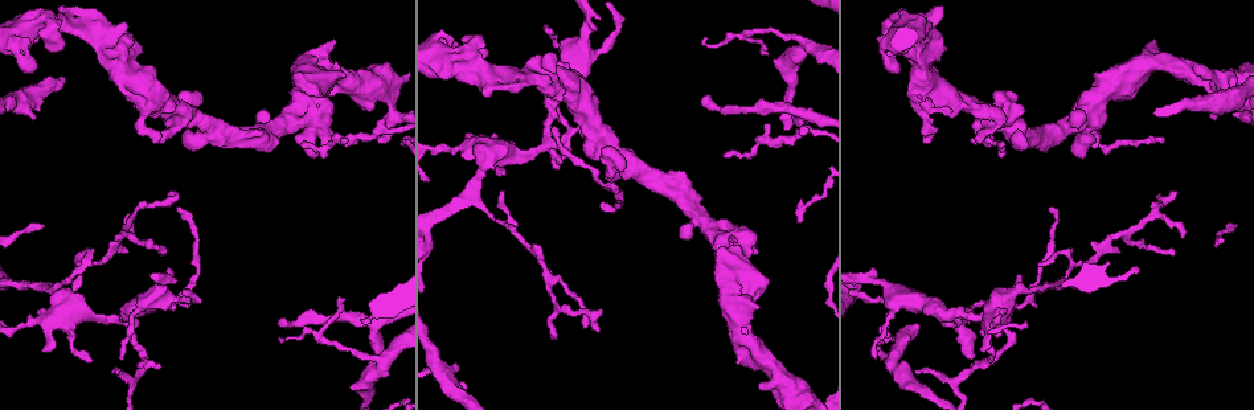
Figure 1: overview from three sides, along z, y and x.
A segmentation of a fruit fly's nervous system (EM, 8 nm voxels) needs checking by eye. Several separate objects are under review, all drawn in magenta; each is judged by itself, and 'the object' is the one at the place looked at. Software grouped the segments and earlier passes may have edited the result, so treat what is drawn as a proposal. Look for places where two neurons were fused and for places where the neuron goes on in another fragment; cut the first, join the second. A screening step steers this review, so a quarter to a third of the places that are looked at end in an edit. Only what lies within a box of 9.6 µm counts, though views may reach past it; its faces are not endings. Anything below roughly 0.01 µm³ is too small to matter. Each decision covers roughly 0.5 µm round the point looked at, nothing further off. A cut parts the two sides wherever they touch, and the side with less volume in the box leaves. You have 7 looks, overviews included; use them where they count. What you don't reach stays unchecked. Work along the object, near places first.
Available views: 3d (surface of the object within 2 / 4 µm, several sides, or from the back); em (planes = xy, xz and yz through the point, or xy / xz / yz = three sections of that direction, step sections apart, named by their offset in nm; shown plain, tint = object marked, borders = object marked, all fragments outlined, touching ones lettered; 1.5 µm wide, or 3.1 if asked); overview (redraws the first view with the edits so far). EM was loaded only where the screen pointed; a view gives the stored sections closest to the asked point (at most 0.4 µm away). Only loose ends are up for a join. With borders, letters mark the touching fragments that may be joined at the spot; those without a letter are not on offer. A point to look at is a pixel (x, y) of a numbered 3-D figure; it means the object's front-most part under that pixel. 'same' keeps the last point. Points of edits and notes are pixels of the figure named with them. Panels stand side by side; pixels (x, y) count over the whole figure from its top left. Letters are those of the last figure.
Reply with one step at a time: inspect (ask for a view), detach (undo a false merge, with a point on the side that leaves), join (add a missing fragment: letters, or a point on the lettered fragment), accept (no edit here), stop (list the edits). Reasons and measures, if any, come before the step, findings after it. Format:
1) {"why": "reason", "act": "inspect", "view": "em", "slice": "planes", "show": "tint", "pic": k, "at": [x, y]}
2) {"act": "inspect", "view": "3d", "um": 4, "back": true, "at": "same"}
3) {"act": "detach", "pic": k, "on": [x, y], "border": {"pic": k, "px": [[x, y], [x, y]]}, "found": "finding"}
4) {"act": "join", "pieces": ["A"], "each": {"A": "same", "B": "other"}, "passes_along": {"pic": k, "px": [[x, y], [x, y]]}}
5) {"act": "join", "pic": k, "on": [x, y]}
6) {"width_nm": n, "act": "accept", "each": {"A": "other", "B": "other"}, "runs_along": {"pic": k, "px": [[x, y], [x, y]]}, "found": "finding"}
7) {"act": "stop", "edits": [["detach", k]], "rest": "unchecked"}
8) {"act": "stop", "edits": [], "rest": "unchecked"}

{"why": "tapers out", "act": "inspect", "view": "3d", "um": 2, "pic": 1, "at": [705, 39]}

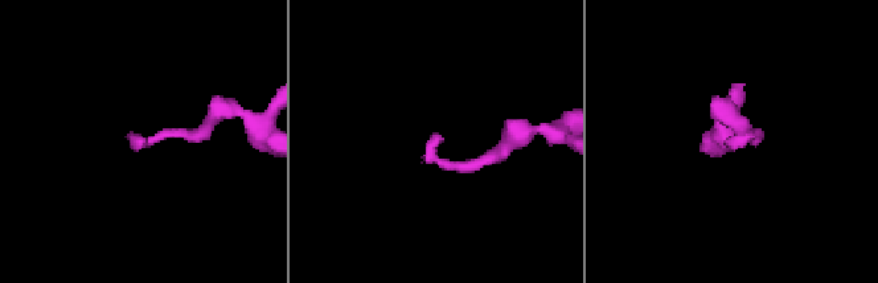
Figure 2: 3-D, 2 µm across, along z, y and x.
{"act": "inspect", "view": "em", "slice": "xy", "step": 8, "show": "borders", "pic": 2, "at": [730, 144]}

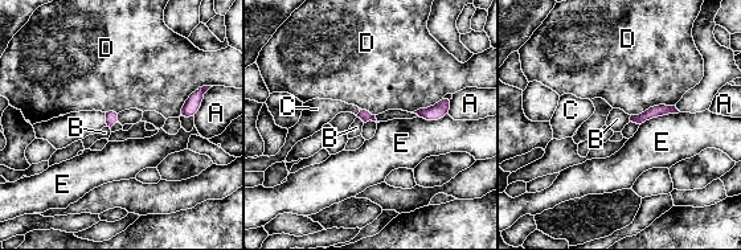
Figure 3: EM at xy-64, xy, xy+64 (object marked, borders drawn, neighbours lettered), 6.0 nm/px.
{"act": "join", "pieces": ["C"], "each": {"A": "other", "B": "other", "C": "same", "D": "other", "E": "other"}, "passes_along": {"pic": 3, "px": [[364, 115], [359, 113], [318, 113]]}, "found": "the neuron continues"}

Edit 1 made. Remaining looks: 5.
{"why": "sharp bend", "act": "inspect", "view": "3d", "um": 2, "pic": 1, "at": [716, 237]}

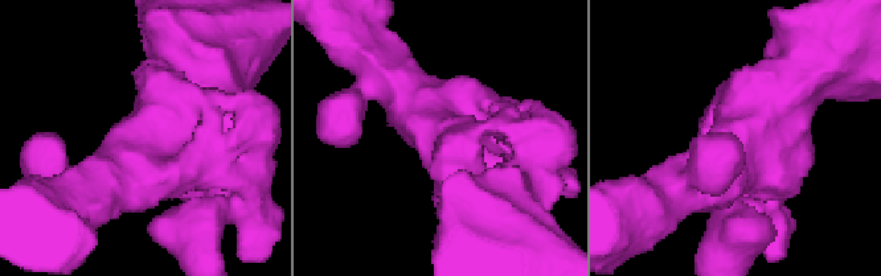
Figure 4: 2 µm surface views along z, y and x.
{"why": "now the EM", "act": "inspect", "view": "em", "slice": "planes", "show": "plain", "pic": 4, "at": [141, 158]}

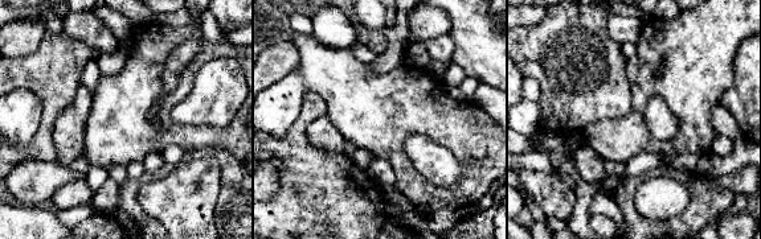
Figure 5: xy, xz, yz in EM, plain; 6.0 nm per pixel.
{"act": "inspect", "view": "em", "slice": "planes", "show": "borders", "at": "same"}

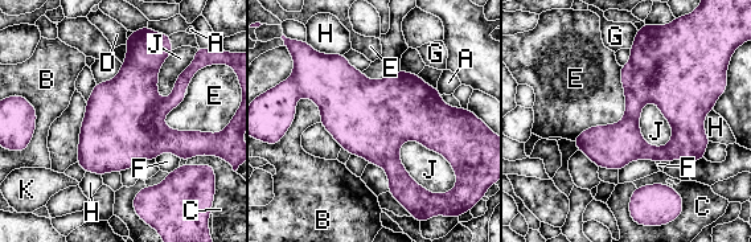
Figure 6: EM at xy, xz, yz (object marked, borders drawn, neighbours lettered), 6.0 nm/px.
{"longest_contact_nm": ["E", 550], "act": "accept", "each": {"A": "other", "B": "other", "C": "other", "D": "other", "E": "other", "F": "other", "G": "other", "H": "other", "J": "other", "K": "other"}, "border": {"pic": 6, "px": [[648, 101], [672, 128], [664, 147]]}, "found": "all the same neuron"}

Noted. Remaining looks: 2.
{"why": "thin end", "act": "inspect", "view": "em", "slice": "xy", "step": 8, "show": "borders", "pic": 1, "at": [1004, 142]}

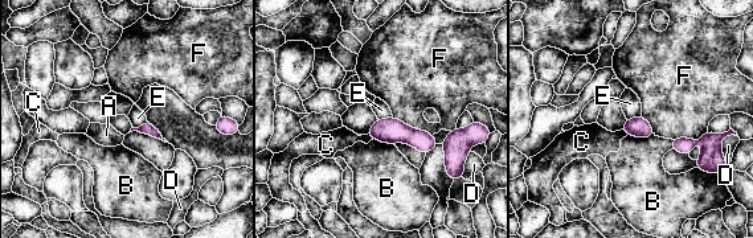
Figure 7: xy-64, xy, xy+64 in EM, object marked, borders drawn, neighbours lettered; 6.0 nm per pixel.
{"act": "inspect", "view": "em", "slice": "planes", "show": "borders", "at": "same"}

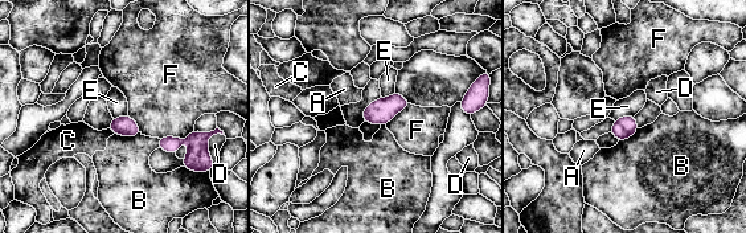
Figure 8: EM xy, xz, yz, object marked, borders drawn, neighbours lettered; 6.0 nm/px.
{"act": "accept", "each": {"A": "other", "B": "other", "C": "other", "D": "other", "E": "other", "F": "other"}, "border": {"pic": 8, "px": [[634, 114], [626, 114], [614, 121]]}, "found": "no lettered fragment goes on from it"}

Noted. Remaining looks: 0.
{"act": "stop", "edits": [["join", 3]], "rest": "unchecked"}

